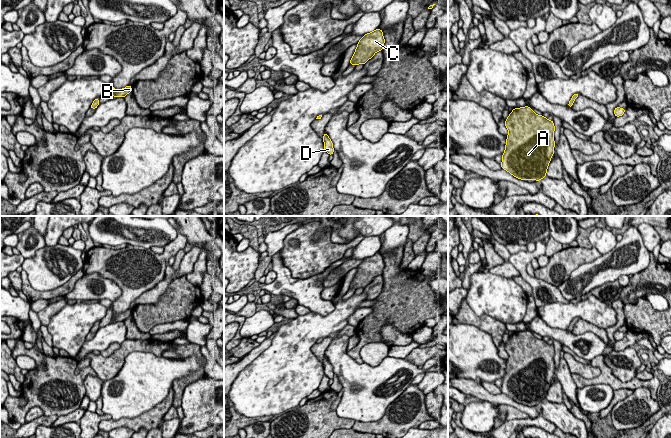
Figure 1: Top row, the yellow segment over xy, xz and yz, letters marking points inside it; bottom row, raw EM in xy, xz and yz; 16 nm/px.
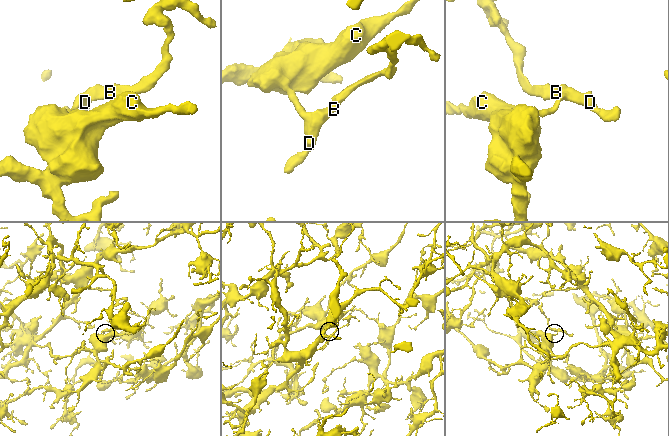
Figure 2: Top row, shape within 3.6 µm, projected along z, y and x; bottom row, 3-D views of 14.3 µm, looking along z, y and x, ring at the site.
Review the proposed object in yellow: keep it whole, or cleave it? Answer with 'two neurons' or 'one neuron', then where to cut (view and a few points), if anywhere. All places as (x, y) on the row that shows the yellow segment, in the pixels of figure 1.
one neuron; cut none

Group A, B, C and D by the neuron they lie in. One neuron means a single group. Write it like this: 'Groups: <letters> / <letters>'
Groups: A B C D

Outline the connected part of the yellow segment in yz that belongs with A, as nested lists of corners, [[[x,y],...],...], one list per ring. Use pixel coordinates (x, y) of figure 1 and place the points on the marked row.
[[[529,106],[515,108],[505,120],[508,129],[501,167],[521,180],[546,177],[555,150],[553,120],[537,115]]]

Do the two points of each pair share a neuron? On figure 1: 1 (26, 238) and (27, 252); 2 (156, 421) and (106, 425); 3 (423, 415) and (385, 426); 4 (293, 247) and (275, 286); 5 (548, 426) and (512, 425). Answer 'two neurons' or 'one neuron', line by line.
1: one neuron
2: one neuron
3: one neuron
4: two neurons
5: one neuron

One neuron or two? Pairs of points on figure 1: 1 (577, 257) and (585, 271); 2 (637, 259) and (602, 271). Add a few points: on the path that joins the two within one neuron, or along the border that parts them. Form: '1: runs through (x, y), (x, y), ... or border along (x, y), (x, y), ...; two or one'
1: border along (602, 255), (590, 262), (580, 264), (565, 280); two
2: runs through (628, 259), (623, 259), (611, 266); one

